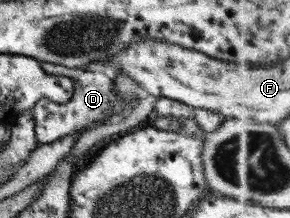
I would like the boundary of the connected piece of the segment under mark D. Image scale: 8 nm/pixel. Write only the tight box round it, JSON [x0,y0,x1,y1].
[31,62,125,145]

